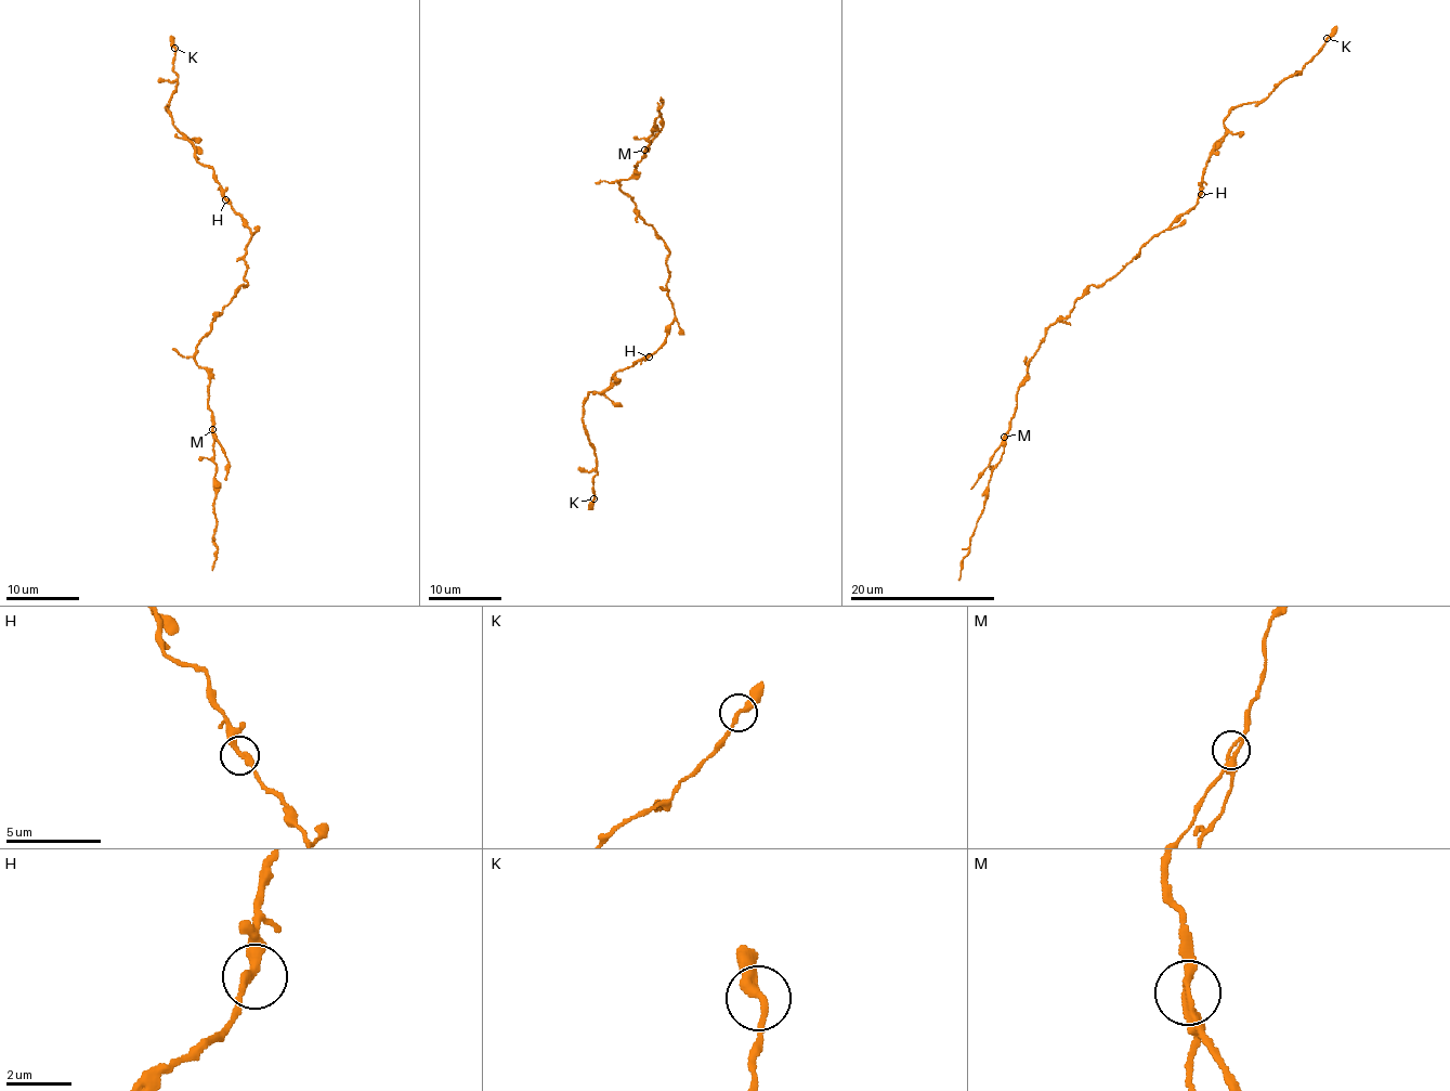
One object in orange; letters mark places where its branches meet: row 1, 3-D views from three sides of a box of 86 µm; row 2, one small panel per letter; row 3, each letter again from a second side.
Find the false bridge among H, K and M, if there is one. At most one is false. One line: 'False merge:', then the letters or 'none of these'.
False merge: M

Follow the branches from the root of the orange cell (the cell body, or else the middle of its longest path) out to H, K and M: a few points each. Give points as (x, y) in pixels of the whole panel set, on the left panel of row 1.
H: (246, 274), (245, 247), (251, 239), (251, 231), (225, 199)
K: (246, 274), (245, 247), (251, 231), (165, 108), (177, 90), (174, 48)
M: (246, 274), (248, 283), (211, 323), (194, 356), (194, 362), (208, 373), (208, 406), (213, 430)

